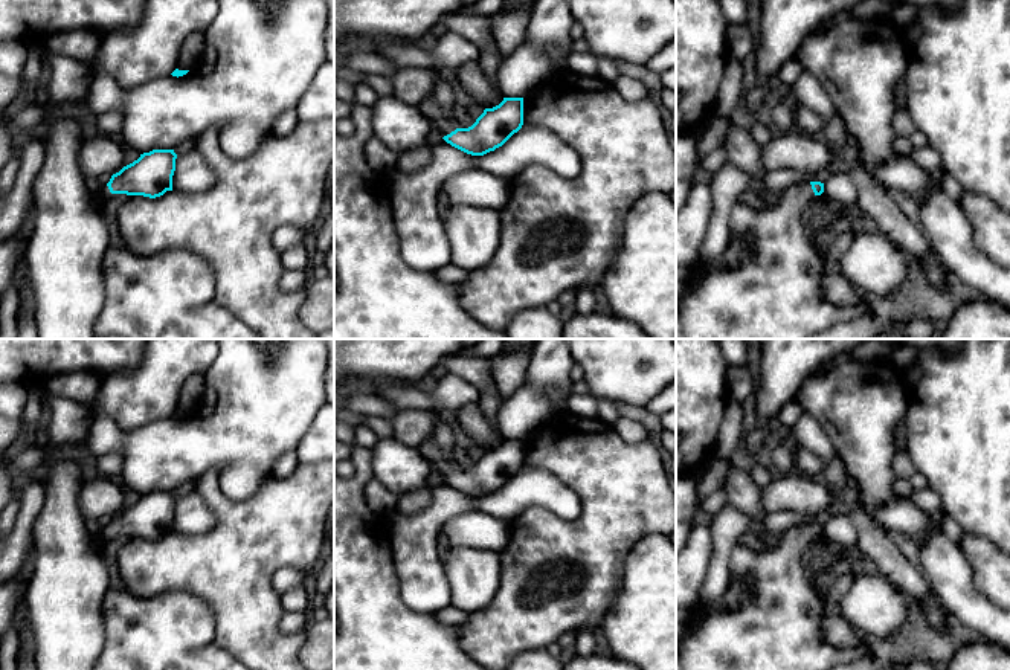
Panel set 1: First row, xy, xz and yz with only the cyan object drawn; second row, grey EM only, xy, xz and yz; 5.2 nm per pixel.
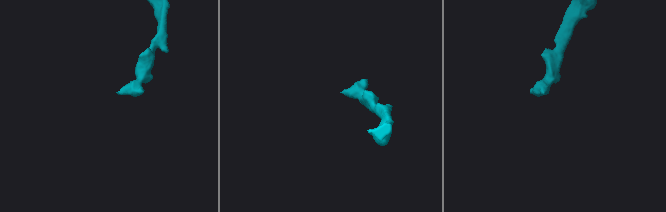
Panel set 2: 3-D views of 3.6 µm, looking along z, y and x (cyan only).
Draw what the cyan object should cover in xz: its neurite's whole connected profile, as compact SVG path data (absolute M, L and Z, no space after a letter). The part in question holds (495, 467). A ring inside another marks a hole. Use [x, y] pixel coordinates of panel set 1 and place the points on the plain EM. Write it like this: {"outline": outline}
{"outline": "M433 435L424 440L418 450L430 461L436 478L471 498L494 493L523 467L523 440L503 440L499 447L485 450L468 470L459 470L453 453L442 450Z"}

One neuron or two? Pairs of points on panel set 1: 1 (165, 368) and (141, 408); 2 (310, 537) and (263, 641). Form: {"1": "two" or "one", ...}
{"1": "one", "2": "one"}

